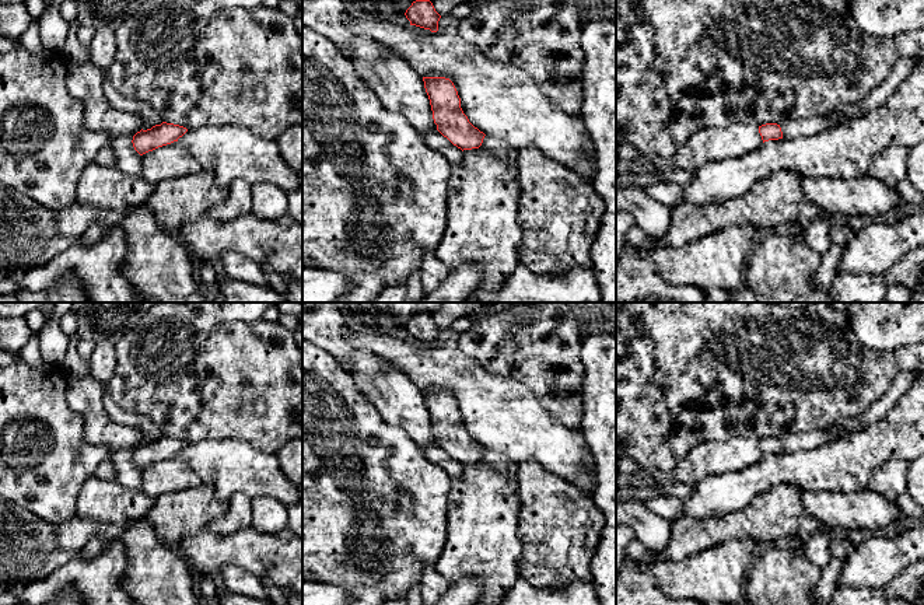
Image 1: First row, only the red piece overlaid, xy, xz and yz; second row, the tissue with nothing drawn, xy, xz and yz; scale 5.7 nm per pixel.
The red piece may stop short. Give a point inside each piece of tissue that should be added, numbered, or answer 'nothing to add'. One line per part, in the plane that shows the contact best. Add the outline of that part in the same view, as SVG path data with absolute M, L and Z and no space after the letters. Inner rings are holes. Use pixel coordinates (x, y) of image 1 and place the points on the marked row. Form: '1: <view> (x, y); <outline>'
1: yz (795, 128); M826 113L822 116L813 116L808 119L792 119L780 125L783 139L795 139L801 136L813 136L823 130L848 123L837 115Z

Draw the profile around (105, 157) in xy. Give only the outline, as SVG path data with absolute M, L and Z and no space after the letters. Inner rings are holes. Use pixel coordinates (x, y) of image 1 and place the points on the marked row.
M111 146L104 147L95 157L95 162L105 167L113 167L115 161L116 157Z

